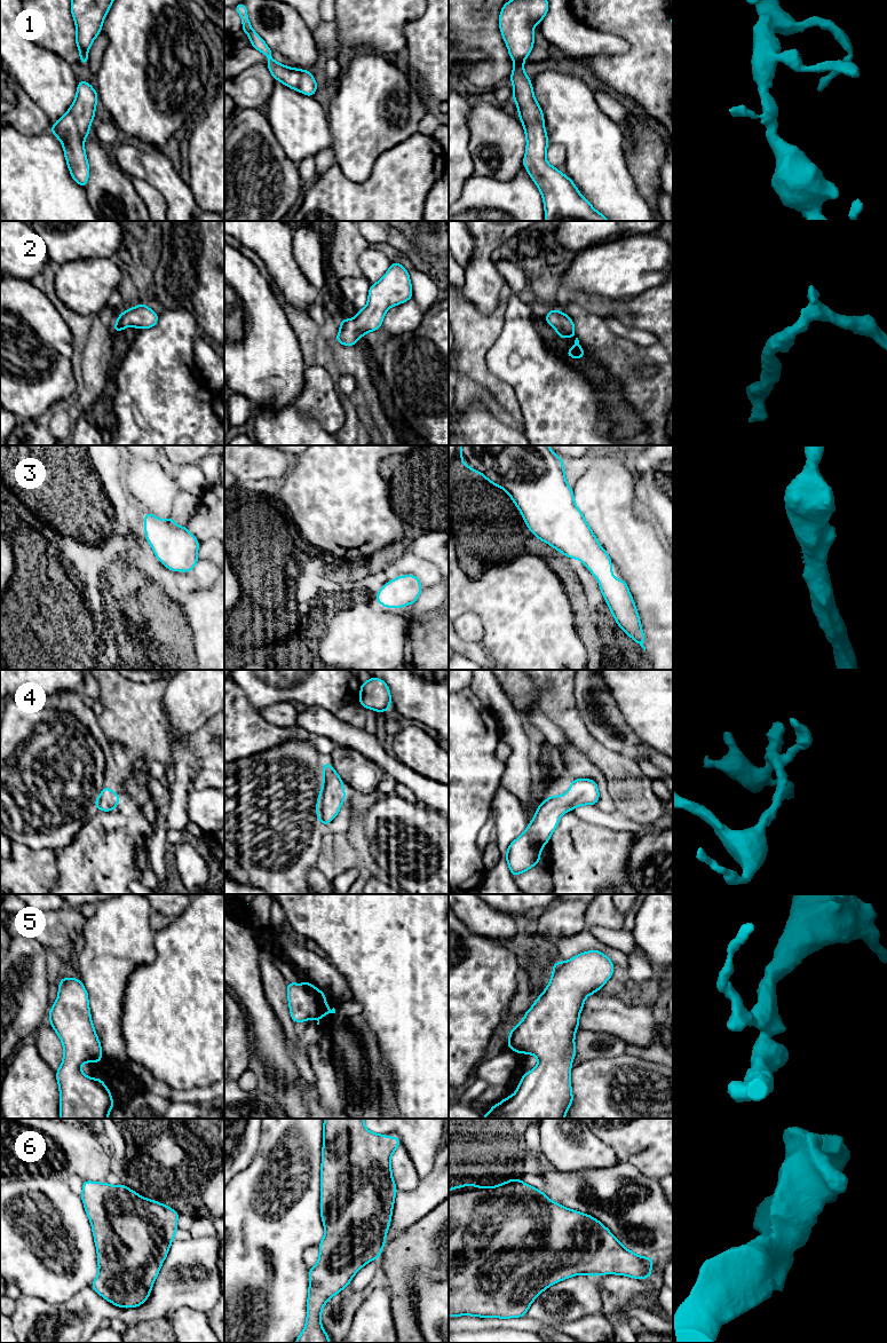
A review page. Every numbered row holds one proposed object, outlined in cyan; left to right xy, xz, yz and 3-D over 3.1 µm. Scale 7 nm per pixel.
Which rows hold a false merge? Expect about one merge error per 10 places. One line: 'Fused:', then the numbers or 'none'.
Fused: none

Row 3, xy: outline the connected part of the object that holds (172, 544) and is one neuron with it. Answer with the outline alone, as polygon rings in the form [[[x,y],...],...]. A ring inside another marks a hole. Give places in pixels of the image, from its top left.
[[[150,512],[144,514],[145,539],[151,545],[156,558],[172,571],[191,571],[198,562],[198,539],[191,535],[188,527],[179,527],[173,518],[160,520]]]

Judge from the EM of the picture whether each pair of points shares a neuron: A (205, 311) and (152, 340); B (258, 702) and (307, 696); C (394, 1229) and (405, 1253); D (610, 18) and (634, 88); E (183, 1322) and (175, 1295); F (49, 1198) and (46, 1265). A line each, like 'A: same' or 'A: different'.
A: different
B: same
C: different
D: same
E: different
F: same

